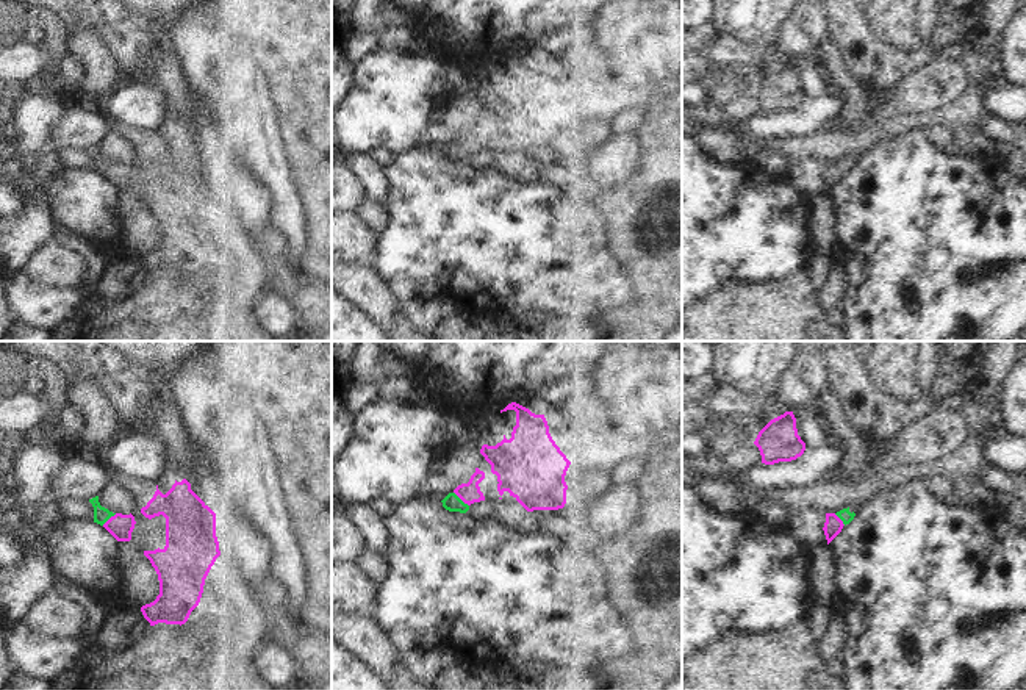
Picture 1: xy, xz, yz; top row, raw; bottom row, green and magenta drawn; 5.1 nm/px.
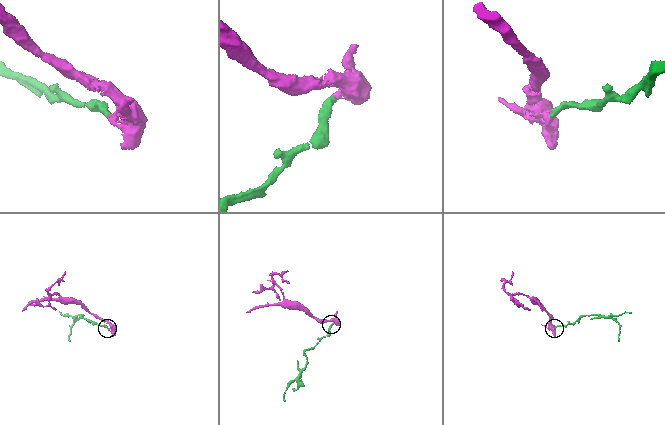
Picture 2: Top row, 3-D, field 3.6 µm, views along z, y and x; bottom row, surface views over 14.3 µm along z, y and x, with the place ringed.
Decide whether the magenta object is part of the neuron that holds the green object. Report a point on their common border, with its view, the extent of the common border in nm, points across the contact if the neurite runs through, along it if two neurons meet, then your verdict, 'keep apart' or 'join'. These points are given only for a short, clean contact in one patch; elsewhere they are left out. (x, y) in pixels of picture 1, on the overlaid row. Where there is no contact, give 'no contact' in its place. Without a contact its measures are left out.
xz (460, 499) | 110 nm | across xz (452, 503), (460, 499), (469, 493) | join

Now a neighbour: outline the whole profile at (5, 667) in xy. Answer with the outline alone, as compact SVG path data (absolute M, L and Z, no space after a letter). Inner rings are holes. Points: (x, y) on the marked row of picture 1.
M0 626L0 690L5 688L13 673L13 667L9 663L8 652L6 652L5 634L6 631Z

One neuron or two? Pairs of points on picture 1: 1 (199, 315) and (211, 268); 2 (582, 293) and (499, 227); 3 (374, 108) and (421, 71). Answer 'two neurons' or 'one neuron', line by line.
1: two neurons
2: one neuron
3: one neuron

